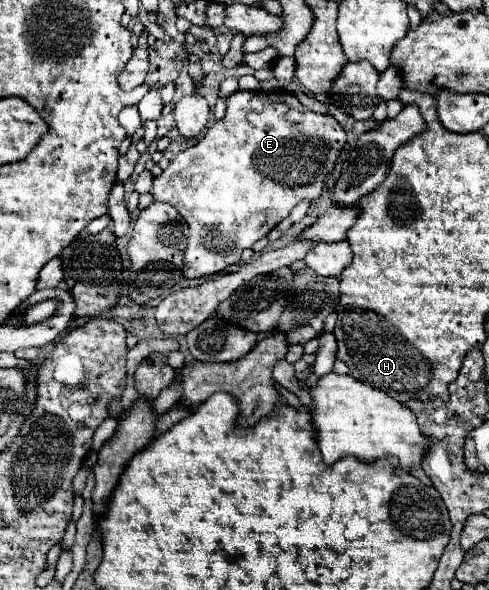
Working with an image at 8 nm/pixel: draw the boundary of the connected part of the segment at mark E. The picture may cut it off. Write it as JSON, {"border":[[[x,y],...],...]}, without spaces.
{"border":[[[276,89],[276,91],[236,91],[226,99],[226,117],[222,121],[216,121],[212,127],[206,129],[204,137],[198,139],[192,147],[184,149],[182,153],[178,153],[170,165],[162,171],[160,177],[154,179],[154,187],[152,187],[152,195],[156,201],[166,201],[170,205],[174,205],[178,209],[178,213],[184,217],[184,221],[188,223],[188,247],[186,247],[186,257],[184,257],[184,277],[194,279],[194,277],[202,277],[202,275],[210,275],[210,273],[218,273],[224,271],[228,265],[234,265],[240,261],[240,255],[244,249],[252,247],[258,239],[262,239],[264,235],[268,235],[282,219],[286,219],[290,215],[290,211],[304,199],[308,201],[316,201],[322,195],[324,189],[324,181],[326,177],[334,171],[340,151],[346,145],[346,133],[340,127],[340,123],[332,117],[332,115],[322,115],[322,113],[314,113],[308,107],[304,107],[296,95],[284,91],[284,89]]]}

